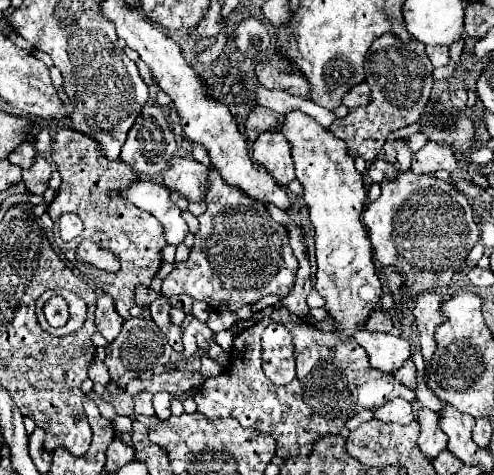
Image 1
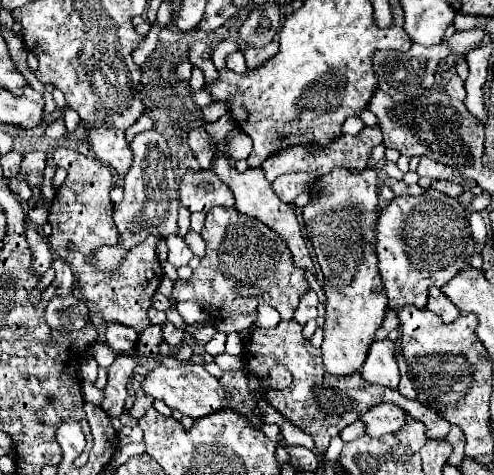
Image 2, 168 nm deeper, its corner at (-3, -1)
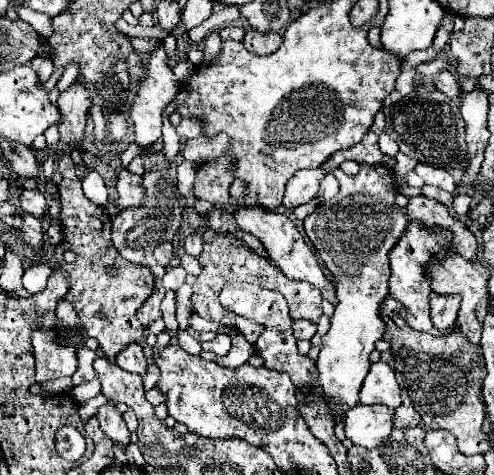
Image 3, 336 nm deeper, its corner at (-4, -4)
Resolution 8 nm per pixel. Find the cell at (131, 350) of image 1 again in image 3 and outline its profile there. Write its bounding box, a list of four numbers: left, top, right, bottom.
[96,402,130,452]

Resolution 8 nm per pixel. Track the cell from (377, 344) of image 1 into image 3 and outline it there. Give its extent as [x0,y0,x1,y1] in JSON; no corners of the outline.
[360,362,402,410]

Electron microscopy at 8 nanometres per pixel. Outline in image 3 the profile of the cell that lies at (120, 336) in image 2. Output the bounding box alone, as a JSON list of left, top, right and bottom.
[116,344,148,376]

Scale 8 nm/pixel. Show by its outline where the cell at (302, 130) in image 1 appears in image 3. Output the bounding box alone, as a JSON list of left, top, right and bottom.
[304,164,408,422]

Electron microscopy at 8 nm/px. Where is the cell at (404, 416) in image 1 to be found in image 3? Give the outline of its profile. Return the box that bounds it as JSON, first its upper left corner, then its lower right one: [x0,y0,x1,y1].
[344,406,392,448]

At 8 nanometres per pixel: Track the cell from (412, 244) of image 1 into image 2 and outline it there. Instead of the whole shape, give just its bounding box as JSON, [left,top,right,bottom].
[375,189,475,309]

